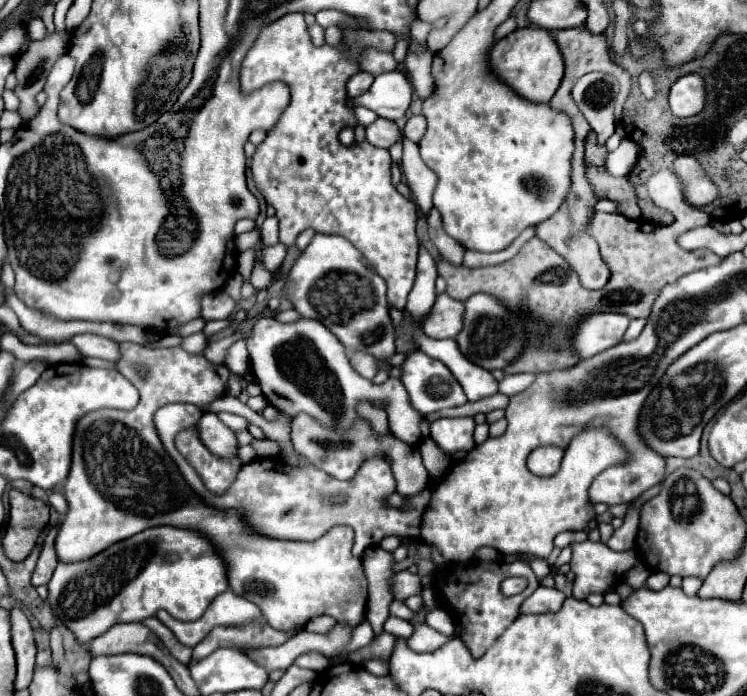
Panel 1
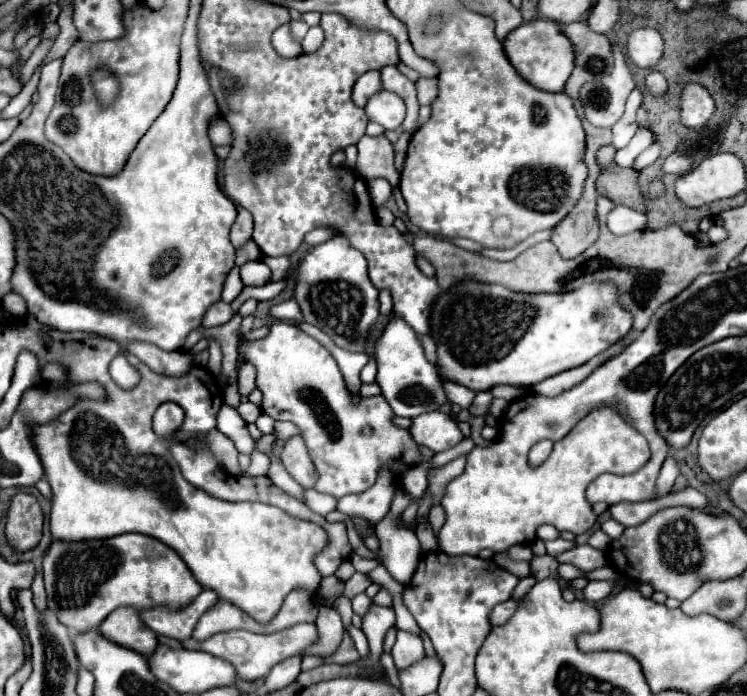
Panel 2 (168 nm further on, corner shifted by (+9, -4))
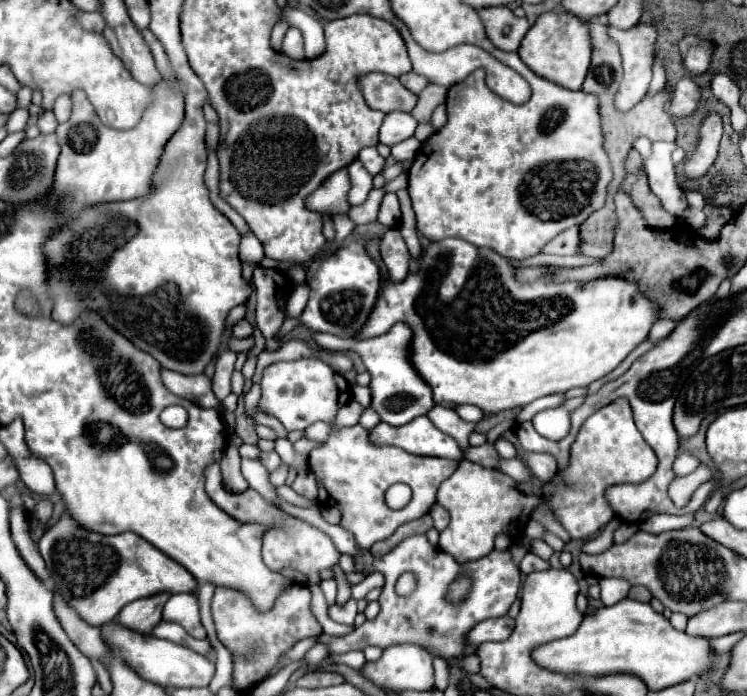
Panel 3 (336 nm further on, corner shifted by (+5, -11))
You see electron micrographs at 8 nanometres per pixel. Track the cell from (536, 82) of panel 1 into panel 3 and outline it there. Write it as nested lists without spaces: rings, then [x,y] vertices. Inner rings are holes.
[[[543,13],[523,37],[523,43],[519,45],[517,53],[521,61],[539,77],[565,89],[581,89],[591,63],[591,39],[587,23],[579,21],[575,15],[569,13]]]

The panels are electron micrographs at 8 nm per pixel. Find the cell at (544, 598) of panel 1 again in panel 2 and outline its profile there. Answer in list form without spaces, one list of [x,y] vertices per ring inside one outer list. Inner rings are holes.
[[[507,600],[507,602],[497,604],[497,606],[491,610],[491,626],[501,626],[501,624],[505,624],[505,622],[513,616],[515,608],[517,608],[517,602],[515,602],[515,600]]]

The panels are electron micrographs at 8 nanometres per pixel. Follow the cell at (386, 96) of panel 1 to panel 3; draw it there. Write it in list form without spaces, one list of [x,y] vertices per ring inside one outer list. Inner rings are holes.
[[[391,111],[385,115],[381,131],[379,131],[379,141],[385,145],[395,145],[403,139],[409,139],[417,129],[417,121],[411,113],[405,111]]]

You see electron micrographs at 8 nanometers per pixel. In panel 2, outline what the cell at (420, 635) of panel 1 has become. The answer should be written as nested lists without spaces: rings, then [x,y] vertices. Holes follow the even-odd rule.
[[[397,630],[397,640],[391,648],[391,656],[395,660],[397,670],[405,670],[409,666],[413,666],[415,662],[425,658],[425,648],[423,648],[423,640],[415,634],[409,634],[405,630]]]

